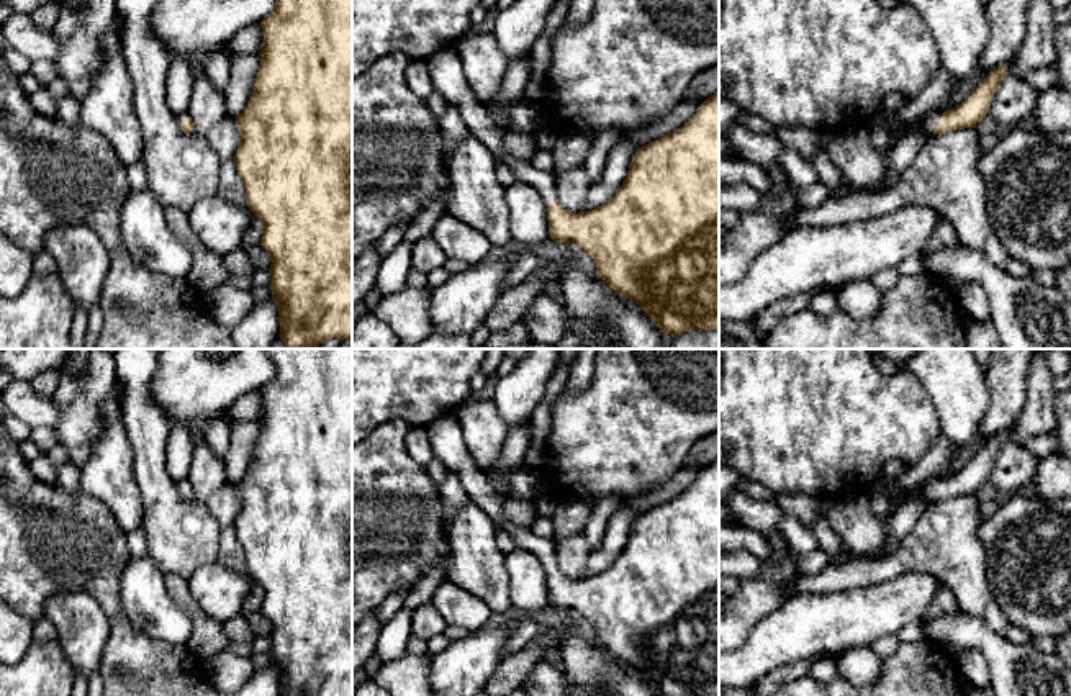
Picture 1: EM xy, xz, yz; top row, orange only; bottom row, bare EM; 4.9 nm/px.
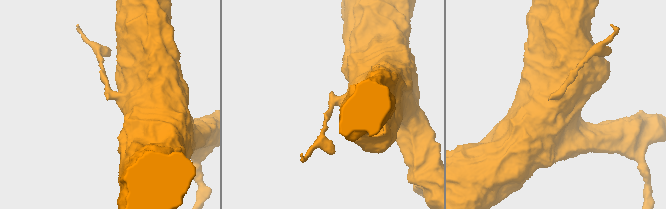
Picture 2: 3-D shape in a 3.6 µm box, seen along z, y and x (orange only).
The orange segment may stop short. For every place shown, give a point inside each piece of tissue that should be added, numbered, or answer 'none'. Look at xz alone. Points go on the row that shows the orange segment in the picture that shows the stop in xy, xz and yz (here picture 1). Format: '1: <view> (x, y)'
1: xz (449, 79)

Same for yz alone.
1: yz (927, 123)

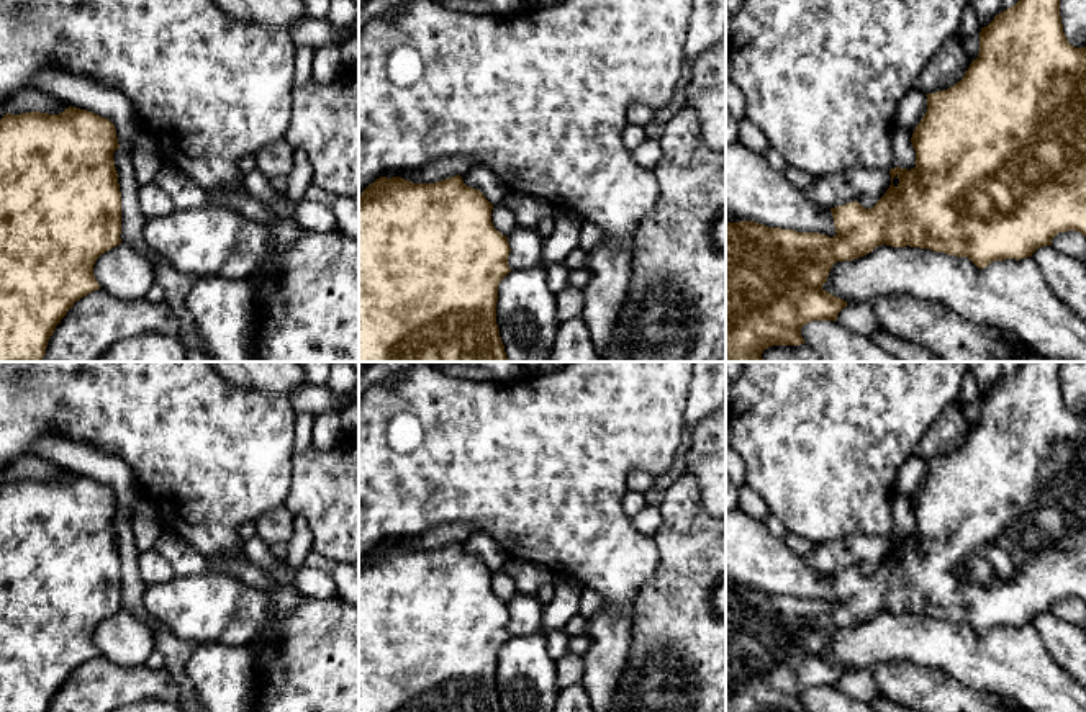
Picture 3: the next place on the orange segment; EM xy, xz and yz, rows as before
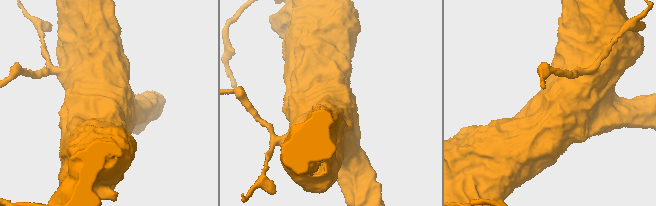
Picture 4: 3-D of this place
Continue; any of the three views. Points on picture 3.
none

